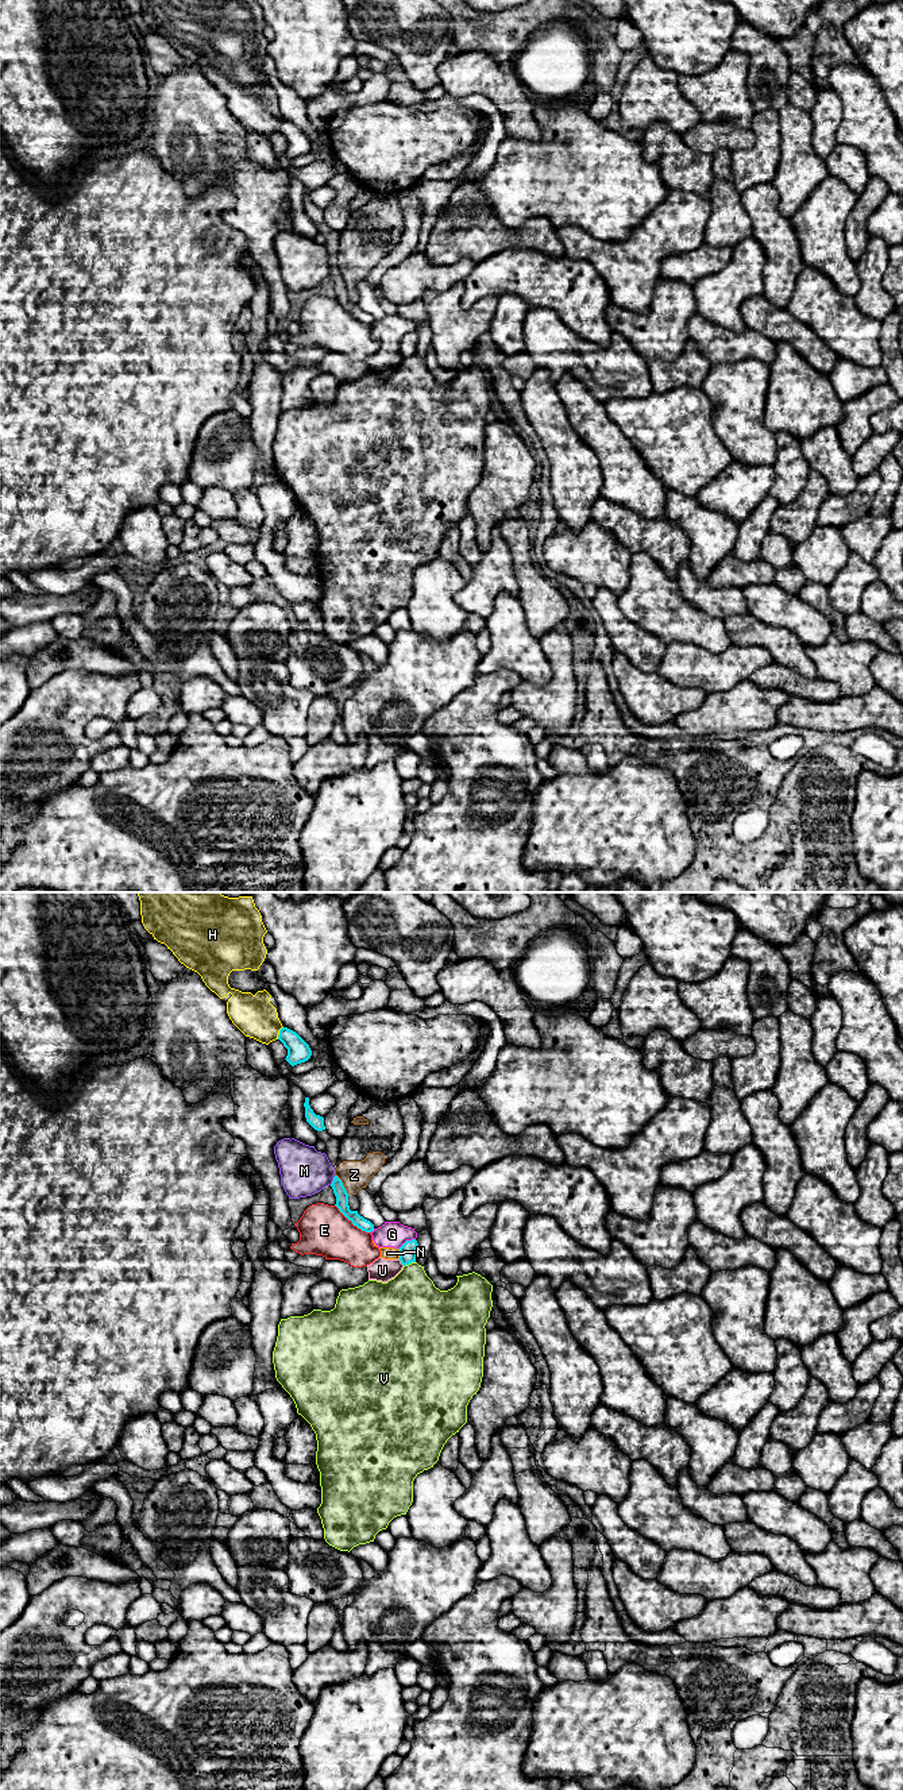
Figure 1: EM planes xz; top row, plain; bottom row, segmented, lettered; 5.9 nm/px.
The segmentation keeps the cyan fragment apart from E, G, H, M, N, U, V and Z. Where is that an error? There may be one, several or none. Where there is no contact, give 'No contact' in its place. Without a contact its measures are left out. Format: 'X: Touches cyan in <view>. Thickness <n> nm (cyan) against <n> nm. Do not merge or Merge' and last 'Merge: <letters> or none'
E: Touches cyan in xz. Thickness 80 nm (cyan) against 300 nm. Do not merge
G: Touches cyan in xz. Thickness 110 nm (cyan) against 160 nm. Do not merge
H: Touches cyan in xz. Thickness 140 nm (cyan) against 240 nm. Do not merge
M: Touches cyan in xz. Thickness 80 nm (cyan) against 280 nm. Do not merge
N: Touches cyan in xz. Thickness 110 nm (cyan) against 80 nm. Do not merge
U: Touches cyan in xz. Thickness 110 nm (cyan) against 140 nm. Do not merge
V: Touches cyan in xz. Thickness 110 nm (cyan) against 380 nm. Do not merge
Z: Touches cyan in xz. Thickness 80 nm (cyan) against 170 nm. Do not merge
Merge: none

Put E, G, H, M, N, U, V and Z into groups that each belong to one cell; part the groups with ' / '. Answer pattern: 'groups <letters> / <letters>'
groups E / G N U / H / M / V / Z

